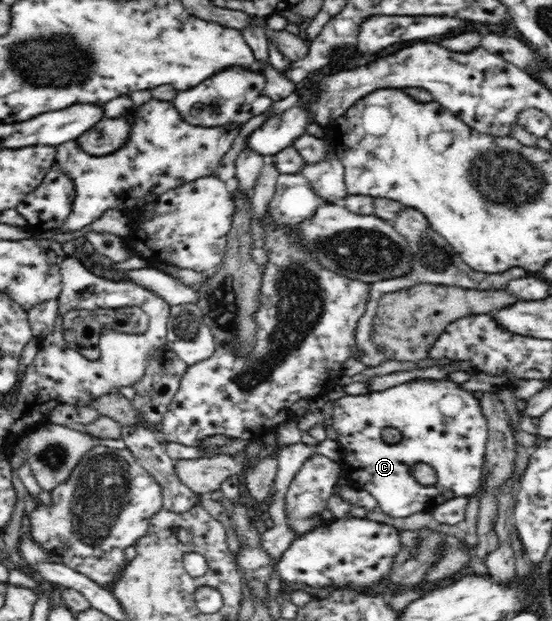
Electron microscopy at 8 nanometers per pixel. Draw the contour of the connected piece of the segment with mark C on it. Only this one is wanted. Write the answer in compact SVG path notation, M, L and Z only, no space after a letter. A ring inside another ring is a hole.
M445 379L433 380L432 382L429 382L429 380L415 382L415 380L413 380L412 382L401 383L401 385L396 385L395 387L390 387L380 392L369 392L356 396L346 395L334 401L332 421L332 427L338 435L336 441L341 443L340 447L343 449L344 457L342 462L345 467L344 477L347 483L357 490L370 493L375 500L377 500L380 511L383 511L385 515L390 515L391 517L409 517L409 515L413 515L413 513L433 512L433 509L446 501L461 496L469 498L472 495L479 494L481 491L483 477L485 476L485 443L487 441L488 426L485 421L485 416L481 413L481 406L479 405L479 400L477 400L476 393L468 392L459 387L459 384ZM385 427L393 427L401 431L401 440L395 445L387 444L383 441L381 438L381 430L385 429ZM413 463L429 463L431 467L434 467L437 473L436 483L428 486L419 484L409 472L409 467L411 467Z

